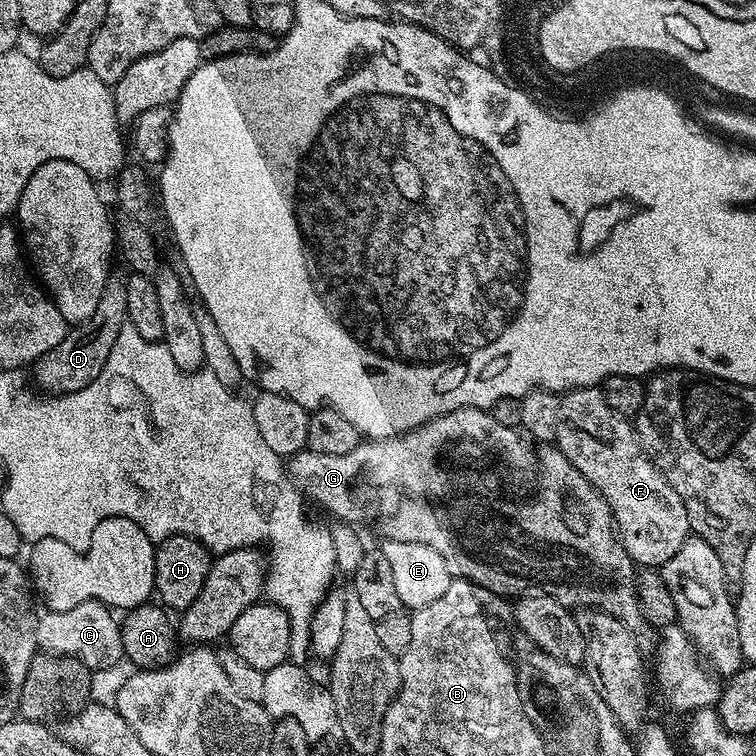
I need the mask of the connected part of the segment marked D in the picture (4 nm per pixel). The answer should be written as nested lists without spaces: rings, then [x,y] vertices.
[[[110,278],[103,288],[99,298],[98,308],[91,318],[78,325],[73,325],[66,336],[54,348],[39,357],[32,366],[34,378],[39,386],[49,395],[64,395],[77,393],[94,382],[102,372],[110,350],[114,348],[118,334],[127,325],[128,311],[126,310],[126,282]]]

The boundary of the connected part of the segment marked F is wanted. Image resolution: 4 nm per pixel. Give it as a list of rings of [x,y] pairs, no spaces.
[[[599,387],[570,388],[560,396],[558,434],[554,444],[600,491],[612,511],[612,523],[616,525],[620,543],[633,562],[656,570],[682,550],[690,535],[682,498],[678,498],[666,477],[644,453],[633,421],[610,410]]]

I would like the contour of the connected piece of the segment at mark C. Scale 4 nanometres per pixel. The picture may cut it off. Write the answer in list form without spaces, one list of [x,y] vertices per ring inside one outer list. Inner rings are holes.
[[[101,600],[84,601],[72,610],[45,611],[36,622],[36,647],[44,654],[72,656],[89,670],[112,668],[124,660],[120,620],[112,615],[113,609]]]

